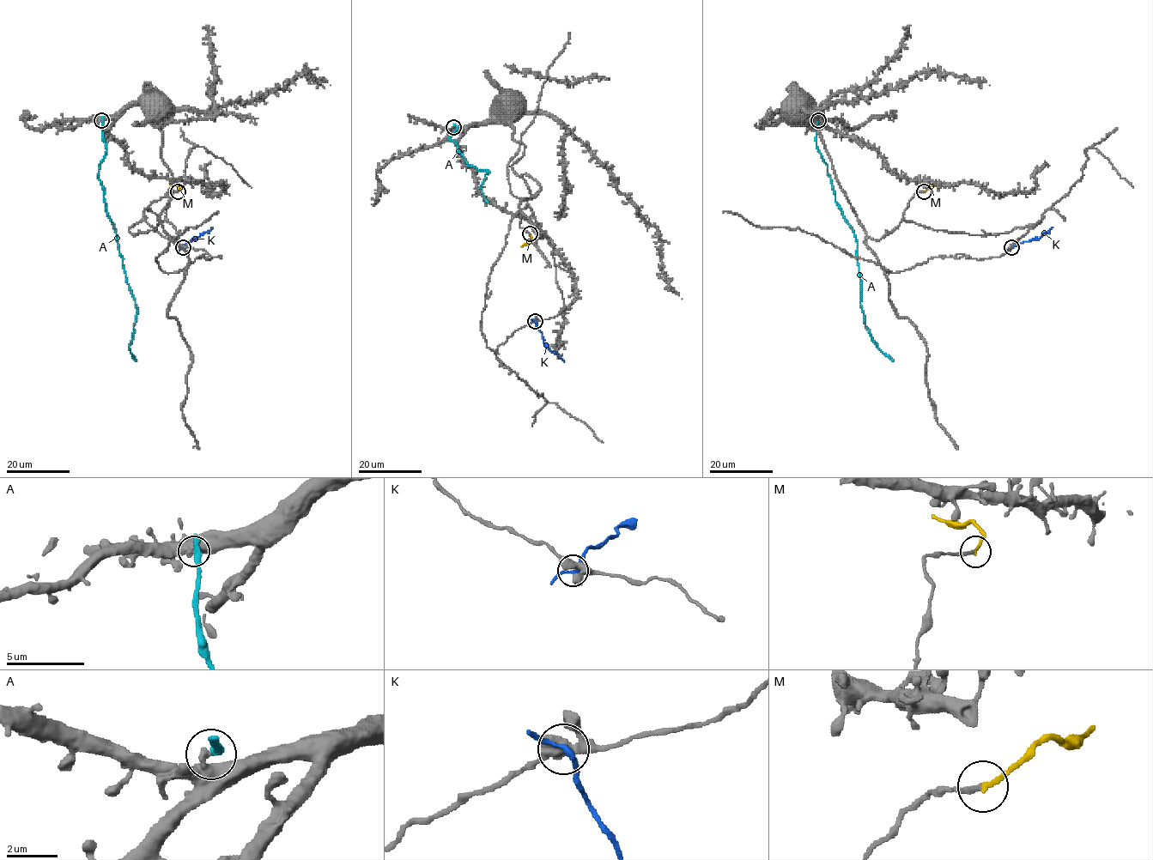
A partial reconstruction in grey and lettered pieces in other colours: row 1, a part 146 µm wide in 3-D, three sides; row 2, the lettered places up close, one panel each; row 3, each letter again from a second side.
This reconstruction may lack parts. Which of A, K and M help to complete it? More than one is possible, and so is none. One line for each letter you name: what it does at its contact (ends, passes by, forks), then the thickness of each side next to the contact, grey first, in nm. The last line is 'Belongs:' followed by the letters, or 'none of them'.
M: It ends there. Thickness 190 nm (grey) against 160 nm
Belongs: M

